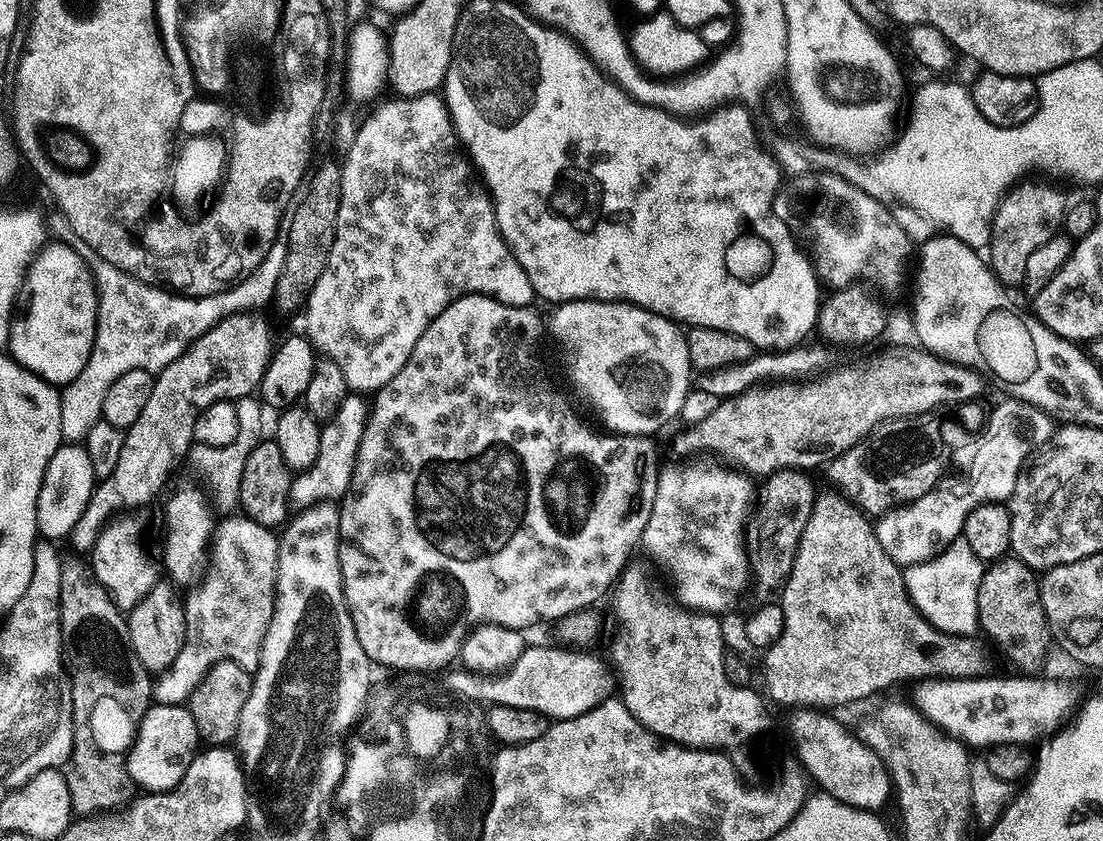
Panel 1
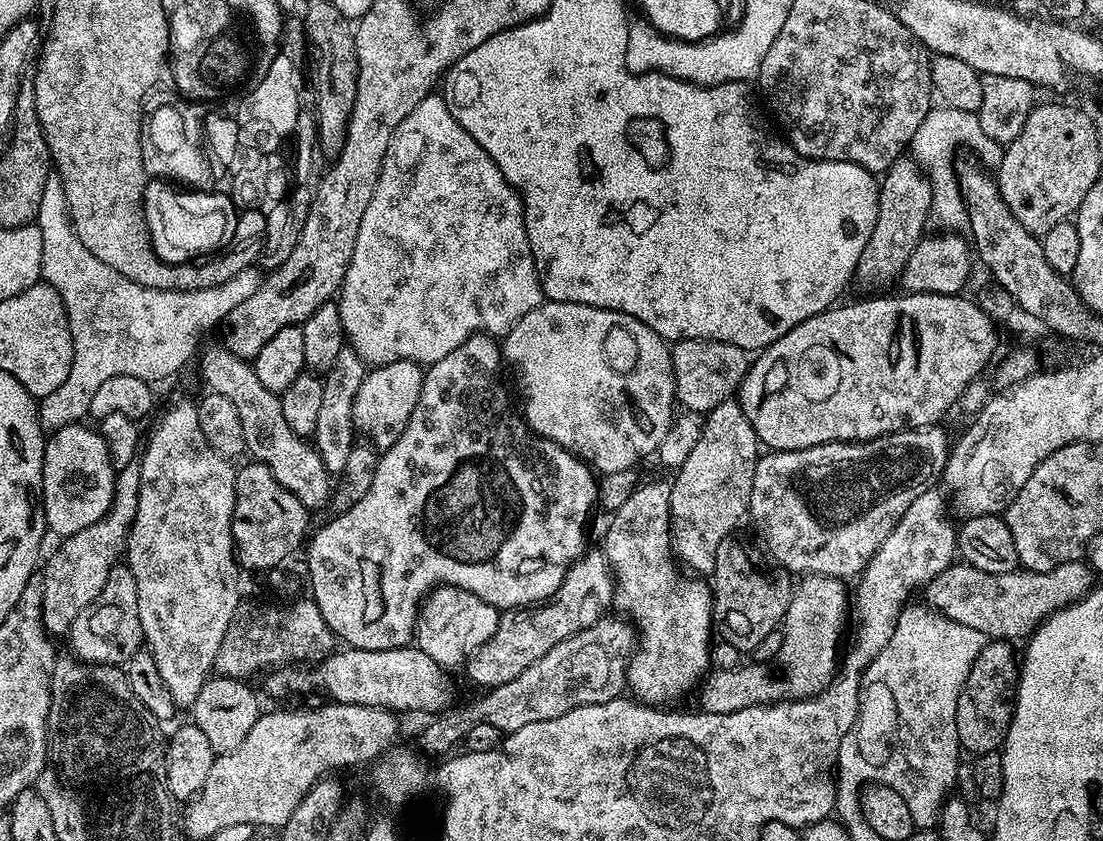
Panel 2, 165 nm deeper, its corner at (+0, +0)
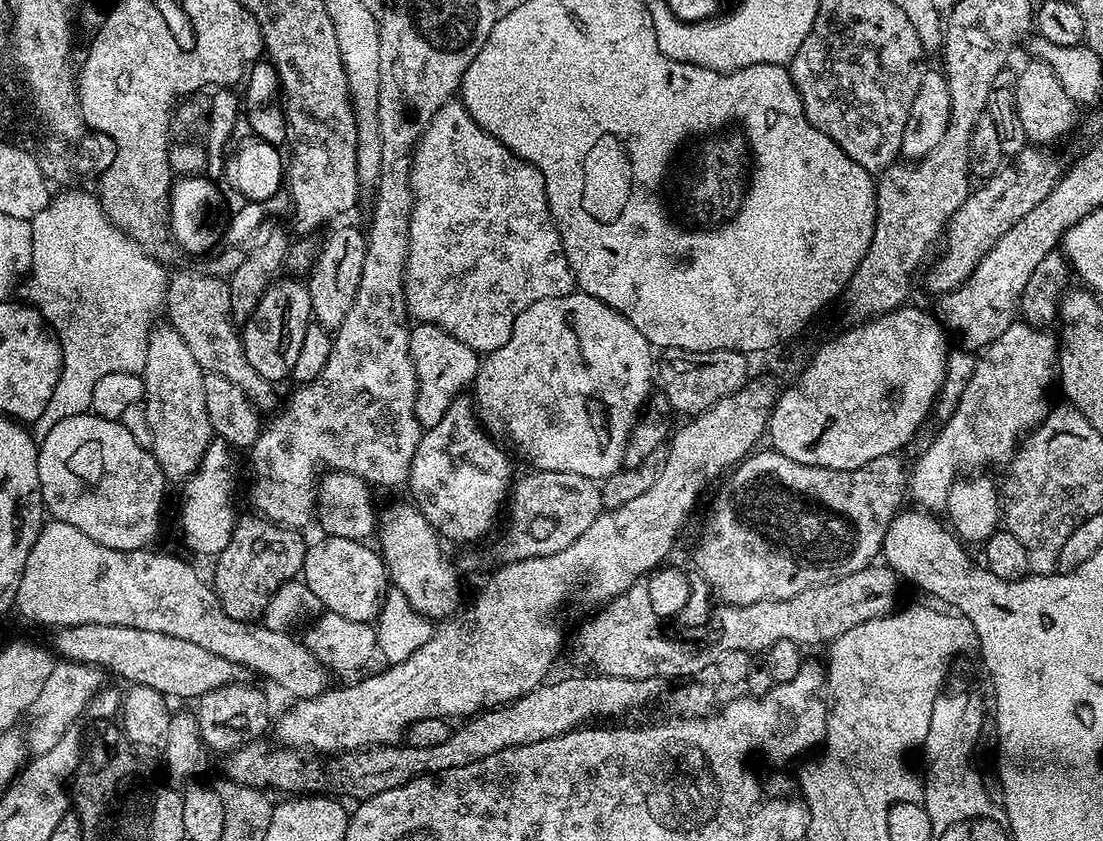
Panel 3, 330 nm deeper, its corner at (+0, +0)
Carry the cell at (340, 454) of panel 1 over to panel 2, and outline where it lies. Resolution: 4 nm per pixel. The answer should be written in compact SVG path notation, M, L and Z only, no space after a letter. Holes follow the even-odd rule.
M399 360L365 371L362 384L354 398L353 422L361 433L364 431L369 436L367 439L377 449L394 446L402 430L406 430L410 414L414 414L414 406L418 406L418 398L422 394L424 374L425 369L415 360Z

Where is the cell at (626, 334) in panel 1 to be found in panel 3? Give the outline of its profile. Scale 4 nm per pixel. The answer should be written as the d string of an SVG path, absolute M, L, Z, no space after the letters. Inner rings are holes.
M574 290L569 296L563 296L562 298L546 298L542 302L534 302L534 306L526 306L526 310L522 310L522 314L518 314L518 318L514 322L514 330L510 334L510 338L506 342L506 346L498 346L498 350L487 353L483 357L482 363L480 365L480 371L477 372L476 378L474 381L474 389L476 388L476 396L474 395L474 404L478 409L478 415L480 417L480 423L484 425L485 429L493 437L501 438L500 436L505 436L526 459L532 463L531 467L533 469L539 470L541 472L569 472L570 474L582 474L586 478L597 482L603 482L607 479L608 476L614 475L616 472L619 472L625 467L626 457L628 454L628 439L632 436L632 428L635 426L636 421L640 419L640 413L644 411L646 405L649 403L650 397L653 395L654 389L652 389L652 380L654 384L654 377L658 372L658 360L657 357L652 357L654 355L654 349L652 343L646 339L644 335L640 333L630 323L625 316L620 312L615 312L609 304L603 304L598 298L593 296L587 296L586 293Z

